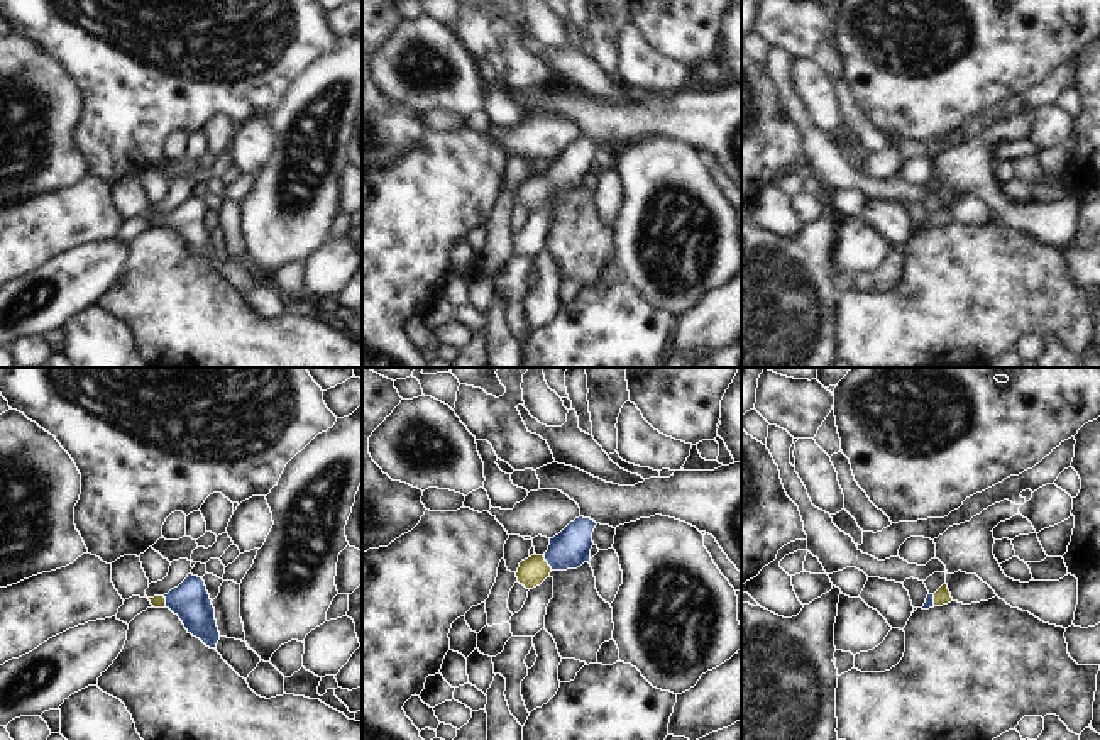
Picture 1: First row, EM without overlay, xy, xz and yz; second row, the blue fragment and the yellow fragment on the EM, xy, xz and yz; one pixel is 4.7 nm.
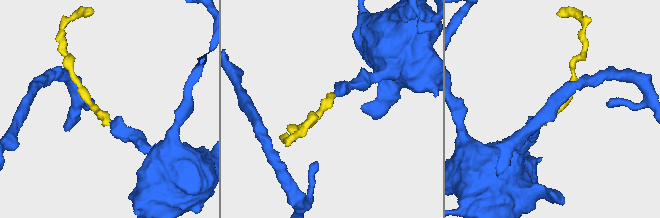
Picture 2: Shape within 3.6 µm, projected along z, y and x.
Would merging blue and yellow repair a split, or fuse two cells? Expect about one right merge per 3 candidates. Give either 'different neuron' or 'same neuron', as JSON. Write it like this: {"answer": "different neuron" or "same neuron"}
{"answer": "same neuron"}

